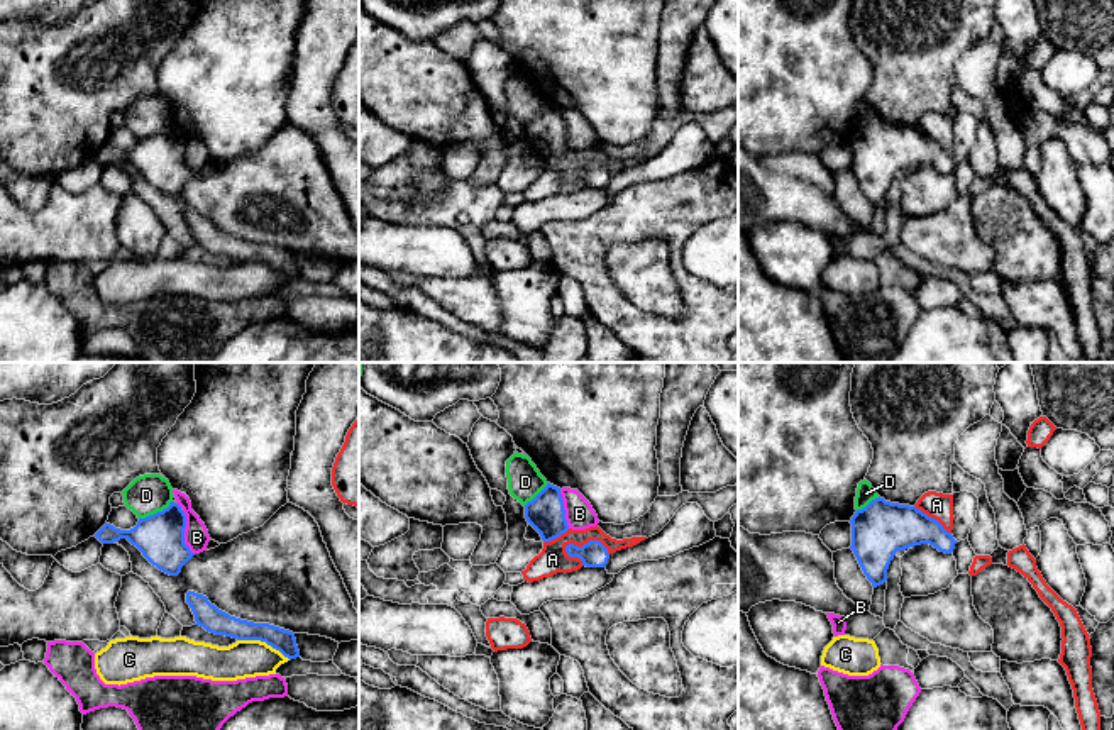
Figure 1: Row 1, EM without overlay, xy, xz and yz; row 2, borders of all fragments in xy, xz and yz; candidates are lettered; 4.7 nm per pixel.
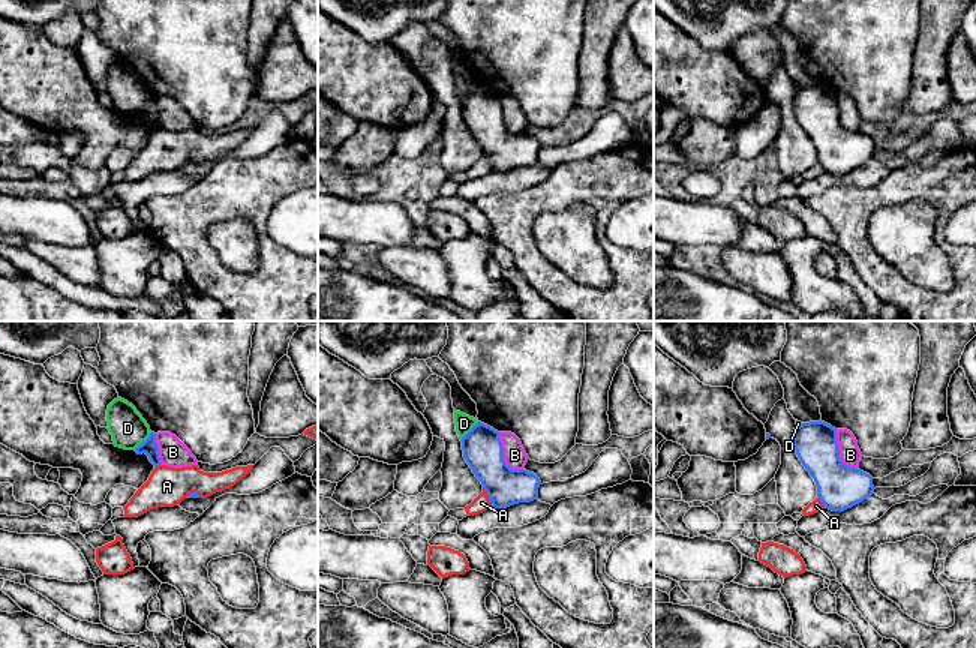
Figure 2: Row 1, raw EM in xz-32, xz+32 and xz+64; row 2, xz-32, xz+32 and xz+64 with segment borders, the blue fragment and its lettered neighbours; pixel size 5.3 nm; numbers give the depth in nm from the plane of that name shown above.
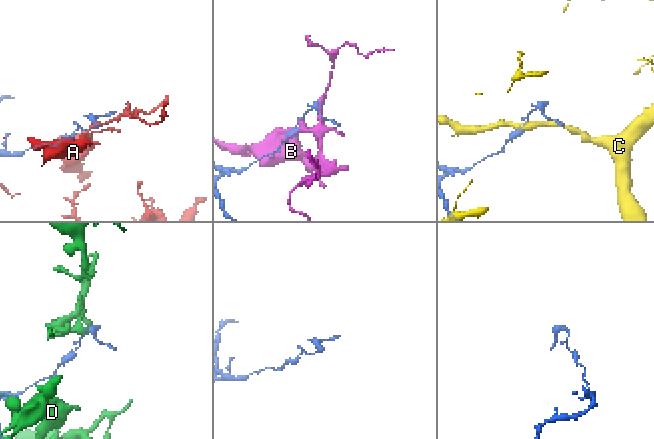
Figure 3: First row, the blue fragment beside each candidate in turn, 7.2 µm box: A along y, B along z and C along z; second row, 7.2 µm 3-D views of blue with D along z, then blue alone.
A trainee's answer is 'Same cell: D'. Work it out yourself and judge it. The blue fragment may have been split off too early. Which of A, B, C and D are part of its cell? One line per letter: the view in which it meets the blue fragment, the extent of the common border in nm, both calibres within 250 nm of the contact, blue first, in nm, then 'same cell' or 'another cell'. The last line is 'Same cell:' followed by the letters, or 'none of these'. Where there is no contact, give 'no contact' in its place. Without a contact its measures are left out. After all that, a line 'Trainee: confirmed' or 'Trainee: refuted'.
A: meets blue in xz; contact 220 nm long; 130 nm thick on the blue side, 140 nm on the other; another cell
B: meets blue in xy; contact 220 nm long; 220 nm thick on the blue side, 120 nm on the other; another cell
C: meets blue in xy; contact 280 nm long; 120 nm thick on the blue side, 180 nm on the other; another cell
D: meets blue in xy; contact 180 nm long; 220 nm thick on the blue side, 190 nm on the other; another cell
Same cell: none of these
Trainee: refuted

